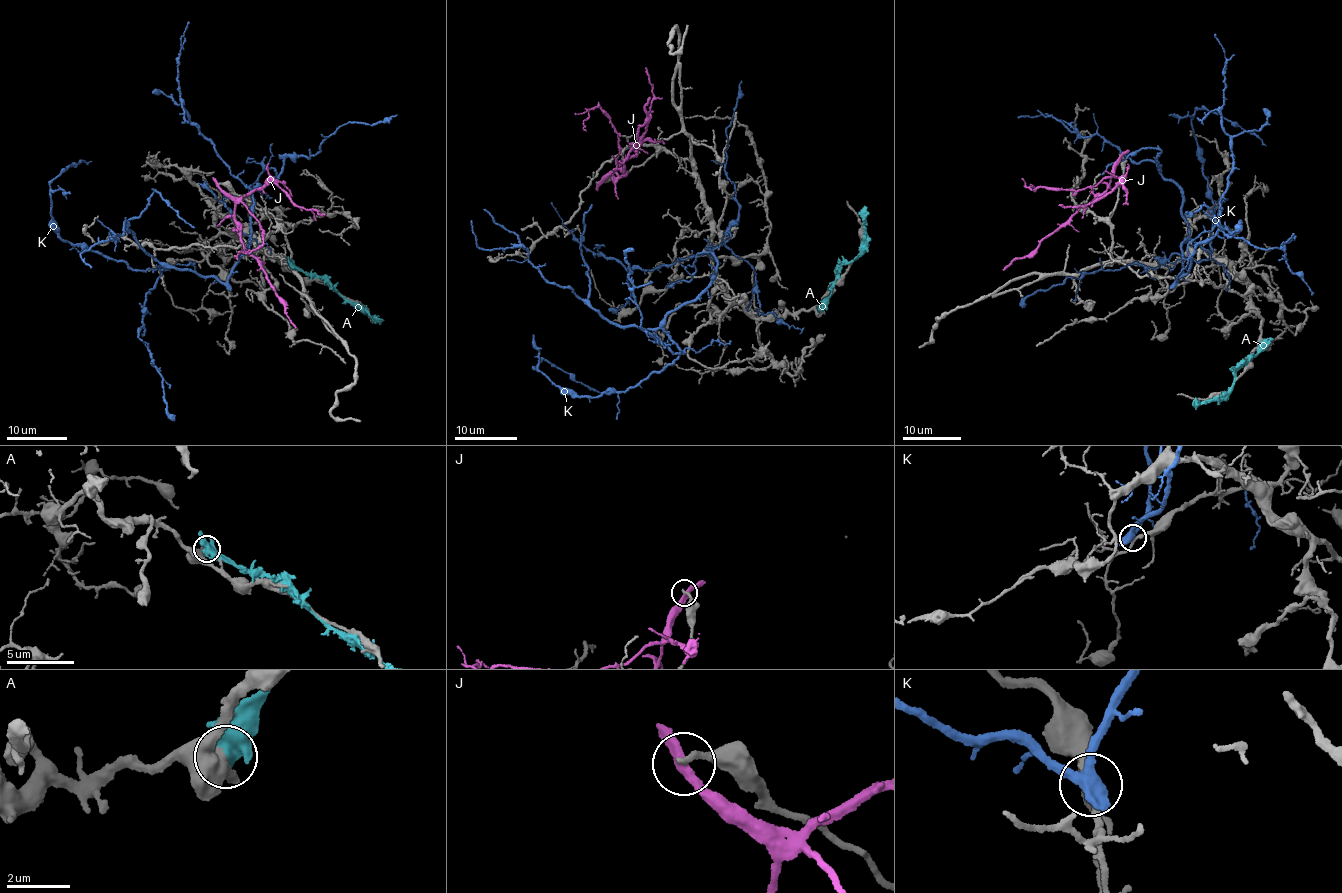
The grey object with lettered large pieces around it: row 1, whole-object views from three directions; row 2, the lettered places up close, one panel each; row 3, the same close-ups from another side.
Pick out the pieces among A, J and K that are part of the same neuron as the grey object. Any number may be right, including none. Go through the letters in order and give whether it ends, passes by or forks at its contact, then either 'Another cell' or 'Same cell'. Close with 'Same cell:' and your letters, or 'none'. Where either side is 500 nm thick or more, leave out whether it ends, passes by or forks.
A: Another cell
J: It passes by. Another cell
K: It passes by. Another cell
Same cell: none

